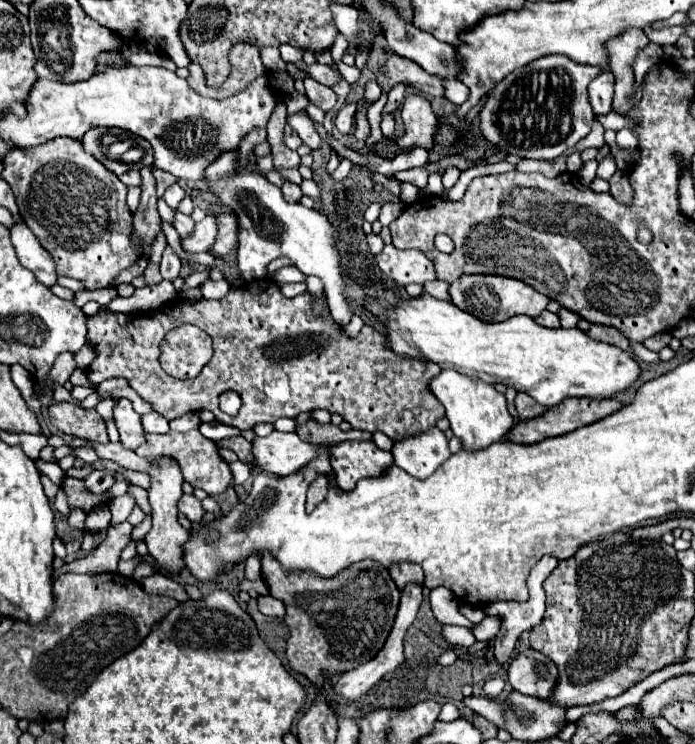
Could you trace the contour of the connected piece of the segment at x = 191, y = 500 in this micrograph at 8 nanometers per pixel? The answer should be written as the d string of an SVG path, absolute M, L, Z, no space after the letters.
M182 495L180 499L180 513L184 513L190 521L198 523L204 515L204 509L200 505L200 501L194 497L194 495Z

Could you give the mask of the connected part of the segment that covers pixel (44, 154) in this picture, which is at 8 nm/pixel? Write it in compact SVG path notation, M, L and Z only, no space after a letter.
M58 137L58 141L48 141L30 149L12 149L12 153L2 159L2 165L2 179L14 191L20 217L52 255L58 275L82 281L88 291L108 289L124 269L130 269L142 257L142 243L134 235L132 211L126 205L126 185L98 159L86 153L78 139Z

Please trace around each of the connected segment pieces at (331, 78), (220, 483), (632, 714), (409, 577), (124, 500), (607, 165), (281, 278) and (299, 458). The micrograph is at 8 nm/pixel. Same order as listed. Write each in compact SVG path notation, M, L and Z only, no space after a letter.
M314 63L306 69L308 77L316 79L318 83L322 85L328 85L328 87L334 87L340 79L342 79L342 73L340 71L334 71L330 65L320 65L320 63Z
M168 431L164 435L148 435L146 445L138 447L136 451L142 457L156 457L156 455L168 455L174 457L182 469L184 481L188 481L192 487L204 489L210 497L224 493L232 485L232 471L230 465L218 455L218 445L204 437L200 431L188 431L188 433L176 433Z
M638 704L624 707L624 709L620 709L620 711L616 712L616 718L619 721L632 721L632 719L638 719L638 717L641 717Z
M398 563L390 567L390 577L394 579L394 583L398 585L398 589L402 591L408 583L416 583L416 585L424 585L424 573L420 565L414 563Z
M122 495L122 497L116 497L108 503L110 511L112 511L112 525L116 523L124 523L134 507L134 499L130 495Z
M604 157L602 161L600 161L600 165L598 165L598 177L602 177L602 179L610 179L612 175L614 175L614 171L616 171L618 167L616 167L616 159L614 157Z
M288 265L288 267L282 267L274 273L274 281L276 283L294 283L294 281L304 281L304 275L300 273L298 267Z
M274 431L268 437L256 437L252 441L254 463L258 469L274 475L290 475L306 467L324 451L328 457L334 445L314 445L298 437L296 431L280 433Z

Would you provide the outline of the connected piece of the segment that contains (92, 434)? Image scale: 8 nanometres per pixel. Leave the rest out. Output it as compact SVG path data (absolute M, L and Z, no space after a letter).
M54 402L50 405L50 421L64 434L74 435L82 441L110 443L104 419L96 409L82 409L69 402Z

